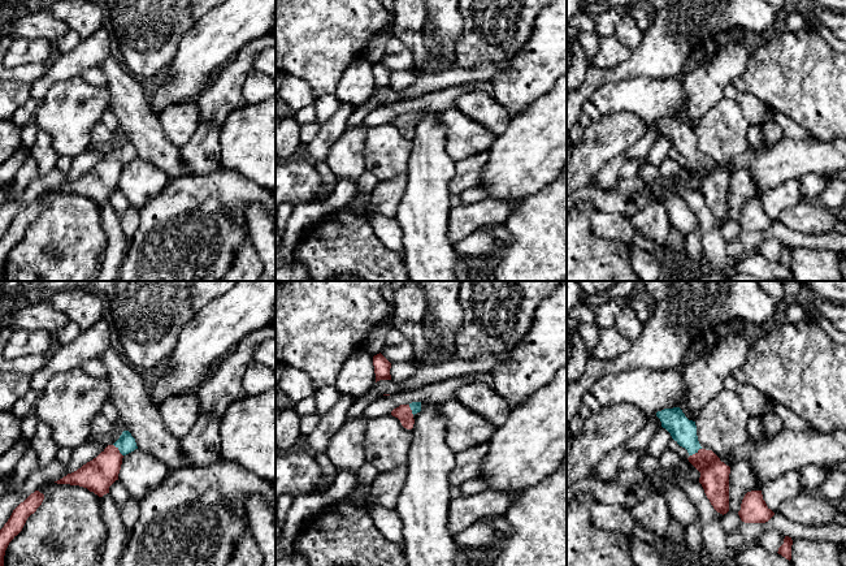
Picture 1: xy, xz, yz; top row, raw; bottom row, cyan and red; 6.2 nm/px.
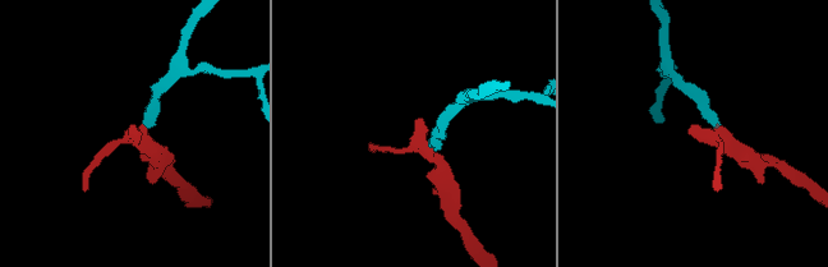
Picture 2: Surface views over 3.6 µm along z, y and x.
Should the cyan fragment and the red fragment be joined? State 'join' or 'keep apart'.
join

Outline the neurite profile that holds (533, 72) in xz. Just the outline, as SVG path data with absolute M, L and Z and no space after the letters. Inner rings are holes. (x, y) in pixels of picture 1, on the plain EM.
M567 0L547 4L522 49L502 64L504 69L490 79L491 96L512 118L567 75Z

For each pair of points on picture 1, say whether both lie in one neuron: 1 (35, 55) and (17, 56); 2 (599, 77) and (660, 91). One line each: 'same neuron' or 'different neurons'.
1: same neuron
2: different neurons

